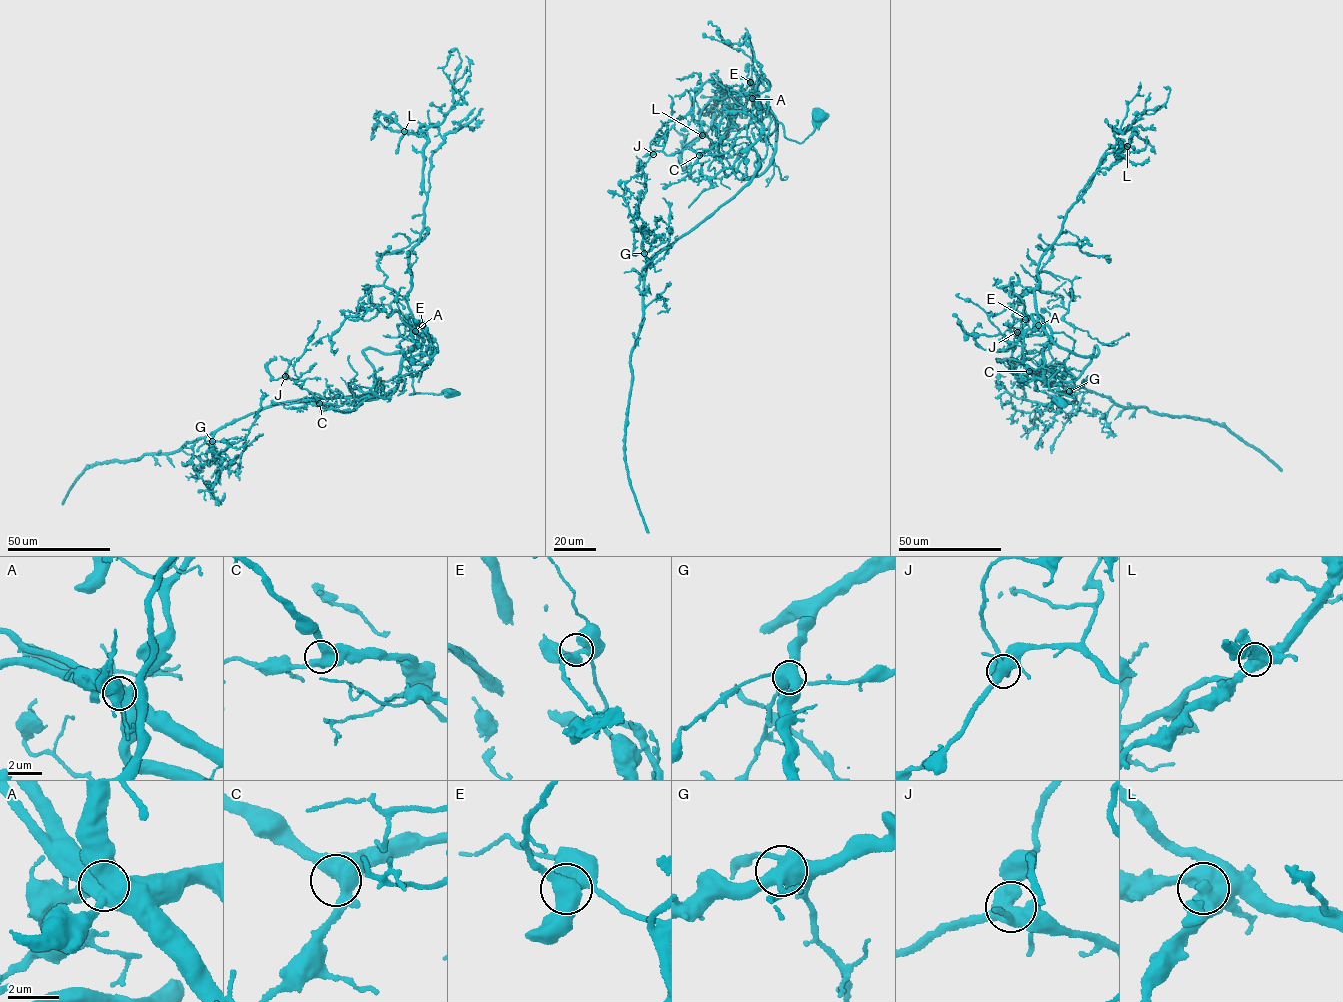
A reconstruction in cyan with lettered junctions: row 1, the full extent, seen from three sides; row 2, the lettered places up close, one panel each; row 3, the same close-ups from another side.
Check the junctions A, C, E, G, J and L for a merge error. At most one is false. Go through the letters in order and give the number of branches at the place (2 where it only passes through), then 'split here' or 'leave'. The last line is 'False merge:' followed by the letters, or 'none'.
A: branches 4; split here
C: branches 4; leave
E: branches 4; leave
G: branches 4; leave
J: branches 4; leave
L: branches 4; leave
False merge: A

